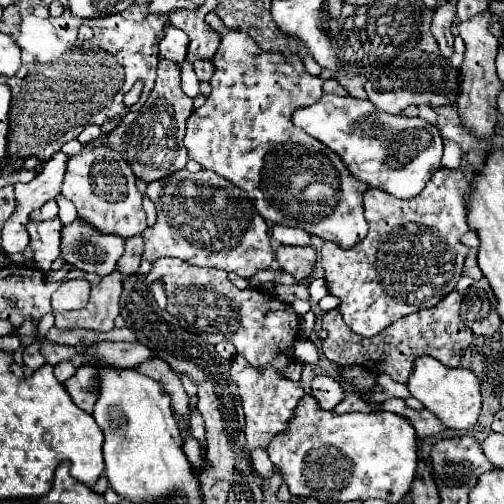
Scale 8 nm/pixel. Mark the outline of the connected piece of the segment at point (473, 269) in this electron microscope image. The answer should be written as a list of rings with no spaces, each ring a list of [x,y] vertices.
[[[474,248],[468,250],[468,256],[466,256],[466,260],[464,260],[464,272],[462,272],[462,274],[464,274],[464,276],[470,276],[470,278],[474,278],[474,280],[482,280],[482,278],[484,278],[484,274],[480,272],[478,262],[476,262],[476,250],[474,250]]]

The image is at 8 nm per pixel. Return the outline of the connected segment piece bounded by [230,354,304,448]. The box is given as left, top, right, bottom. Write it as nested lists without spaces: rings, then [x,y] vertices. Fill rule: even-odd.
[[[240,354],[232,358],[230,370],[232,370],[232,380],[238,386],[242,408],[246,414],[246,446],[248,446],[248,440],[252,440],[260,444],[264,442],[260,448],[266,448],[272,436],[284,432],[284,428],[288,426],[288,420],[292,420],[296,404],[304,396],[304,390],[298,382],[286,380],[280,374],[272,372],[272,368],[252,368]],[[274,428],[278,430],[276,434],[274,434]]]

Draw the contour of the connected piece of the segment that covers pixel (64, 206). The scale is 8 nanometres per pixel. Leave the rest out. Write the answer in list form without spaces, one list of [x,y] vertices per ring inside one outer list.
[[[58,196],[56,198],[56,202],[58,202],[58,208],[60,208],[60,220],[64,222],[64,224],[70,224],[70,222],[74,222],[76,220],[76,208],[74,208],[74,204],[70,202],[70,200],[66,200],[64,196]]]

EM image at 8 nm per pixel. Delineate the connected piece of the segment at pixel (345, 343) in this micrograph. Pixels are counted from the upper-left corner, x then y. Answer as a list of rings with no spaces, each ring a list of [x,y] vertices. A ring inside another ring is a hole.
[[[450,292],[444,300],[440,300],[440,304],[400,318],[398,322],[390,324],[386,330],[382,330],[374,338],[362,338],[354,334],[344,324],[340,312],[330,310],[322,318],[322,328],[328,332],[328,338],[322,342],[322,354],[328,360],[336,360],[336,362],[360,362],[364,368],[387,374],[394,381],[404,384],[408,382],[408,374],[412,370],[414,360],[422,354],[440,360],[444,366],[458,366],[462,350],[468,348],[474,338],[472,330],[466,328],[466,324],[458,316],[460,302],[462,302],[460,294]],[[366,364],[372,364],[372,366],[366,366]]]

